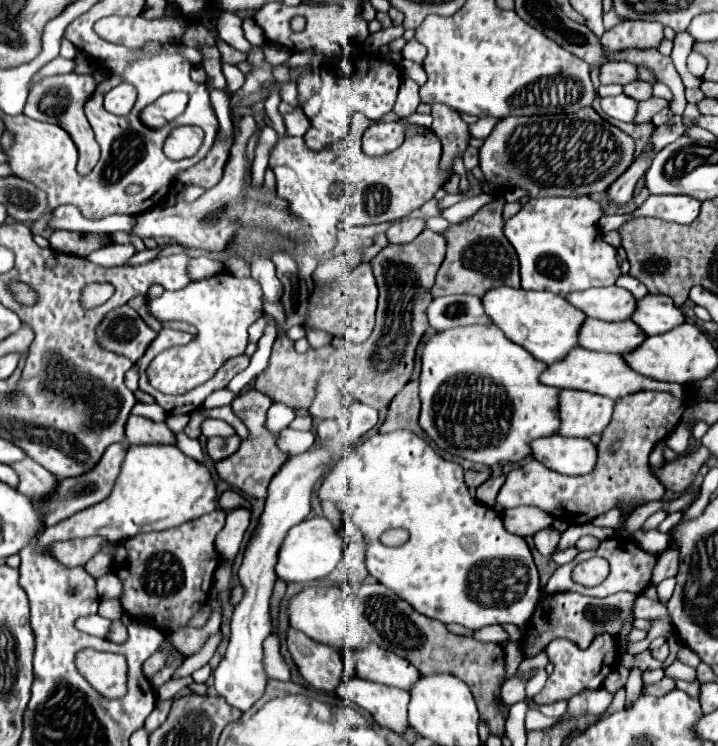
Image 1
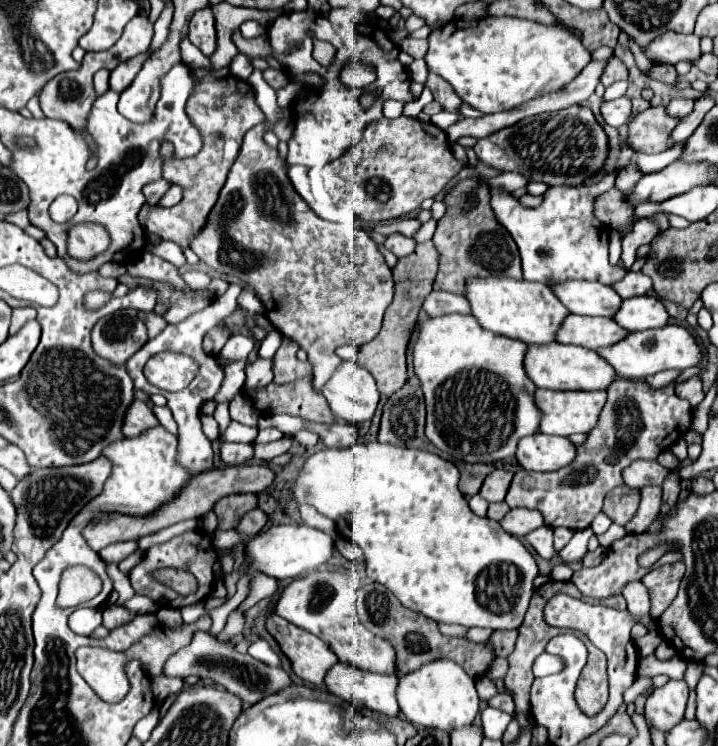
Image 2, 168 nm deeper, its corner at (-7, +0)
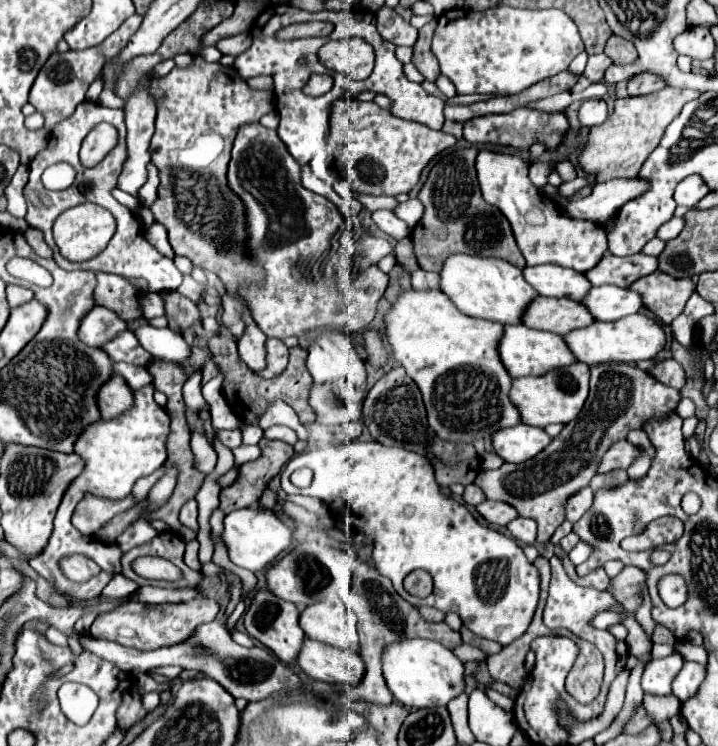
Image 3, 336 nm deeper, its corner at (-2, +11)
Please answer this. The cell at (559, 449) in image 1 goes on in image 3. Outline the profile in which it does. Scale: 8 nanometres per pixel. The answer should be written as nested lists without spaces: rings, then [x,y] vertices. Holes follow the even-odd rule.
[[[530,425],[504,427],[492,437],[494,453],[498,453],[506,463],[522,463],[538,455],[552,439],[542,431]]]

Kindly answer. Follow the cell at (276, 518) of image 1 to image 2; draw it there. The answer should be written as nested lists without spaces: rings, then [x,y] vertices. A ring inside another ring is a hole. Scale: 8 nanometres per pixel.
[[[345,360],[331,376],[325,384],[323,396],[327,398],[333,414],[341,416],[349,424],[369,422],[379,404],[379,392],[373,376],[353,360]]]

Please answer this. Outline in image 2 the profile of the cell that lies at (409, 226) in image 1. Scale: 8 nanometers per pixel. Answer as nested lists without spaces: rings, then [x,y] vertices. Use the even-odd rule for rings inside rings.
[[[395,232],[395,234],[389,234],[389,236],[385,238],[385,246],[387,246],[397,258],[401,258],[401,256],[411,254],[411,252],[415,250],[417,242],[415,242],[413,238],[409,238],[409,236],[403,236],[403,234]]]

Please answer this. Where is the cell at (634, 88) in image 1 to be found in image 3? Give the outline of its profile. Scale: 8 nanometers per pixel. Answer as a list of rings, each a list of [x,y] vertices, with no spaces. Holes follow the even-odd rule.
[[[642,71],[628,81],[628,95],[648,95],[666,87],[666,81],[650,71]]]

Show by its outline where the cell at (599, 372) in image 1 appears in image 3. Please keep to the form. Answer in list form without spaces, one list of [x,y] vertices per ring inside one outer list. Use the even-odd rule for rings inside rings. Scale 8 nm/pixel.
[[[506,325],[504,333],[498,341],[498,355],[512,379],[526,377],[526,375],[542,375],[548,369],[556,369],[562,365],[574,363],[574,357],[570,357],[570,351],[566,351],[566,345],[560,335],[528,329],[524,325]]]

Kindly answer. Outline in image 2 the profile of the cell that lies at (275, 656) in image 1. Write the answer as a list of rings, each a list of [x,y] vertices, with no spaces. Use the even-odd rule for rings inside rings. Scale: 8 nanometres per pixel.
[[[257,640],[257,642],[253,642],[253,644],[249,646],[249,654],[251,654],[253,658],[259,658],[261,662],[265,662],[265,664],[269,664],[269,666],[281,666],[279,654],[269,646],[267,640]]]

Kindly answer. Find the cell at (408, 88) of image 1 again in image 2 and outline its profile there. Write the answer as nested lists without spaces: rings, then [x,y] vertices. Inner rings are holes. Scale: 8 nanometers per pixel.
[[[415,60],[415,62],[409,66],[409,72],[411,72],[411,78],[413,78],[415,82],[421,82],[421,84],[427,82],[427,74],[429,74],[429,70],[427,70],[425,60]]]

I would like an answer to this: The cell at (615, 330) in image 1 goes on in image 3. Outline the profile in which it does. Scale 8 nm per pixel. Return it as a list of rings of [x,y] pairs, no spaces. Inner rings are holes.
[[[534,297],[522,315],[522,325],[558,335],[566,335],[570,329],[580,329],[590,323],[594,323],[594,319],[578,301],[554,297]]]

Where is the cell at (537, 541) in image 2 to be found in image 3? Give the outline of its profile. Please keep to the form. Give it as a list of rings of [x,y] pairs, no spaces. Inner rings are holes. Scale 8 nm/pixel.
[[[516,517],[514,521],[510,521],[506,525],[506,529],[510,531],[510,535],[520,541],[520,543],[534,543],[534,535],[536,535],[536,525],[530,519],[524,517]]]

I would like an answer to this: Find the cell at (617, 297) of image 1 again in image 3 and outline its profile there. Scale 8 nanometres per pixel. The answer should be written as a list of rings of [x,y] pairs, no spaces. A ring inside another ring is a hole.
[[[552,263],[524,267],[522,275],[538,295],[546,297],[568,297],[580,301],[582,293],[586,293],[586,289],[592,287],[586,281],[584,273],[576,273],[574,269],[558,267]]]

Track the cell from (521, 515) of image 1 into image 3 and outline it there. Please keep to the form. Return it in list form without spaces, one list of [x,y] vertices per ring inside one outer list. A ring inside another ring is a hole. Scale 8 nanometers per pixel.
[[[482,501],[480,505],[476,505],[476,511],[490,525],[498,525],[498,527],[506,527],[514,517],[518,517],[518,513],[514,513],[514,509],[510,509],[510,505],[500,503],[500,501]]]

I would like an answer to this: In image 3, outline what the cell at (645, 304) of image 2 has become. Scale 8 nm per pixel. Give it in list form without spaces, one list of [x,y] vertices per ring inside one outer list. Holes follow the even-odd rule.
[[[616,285],[592,287],[580,301],[596,321],[616,321],[618,317],[638,313],[642,299],[630,289]]]

